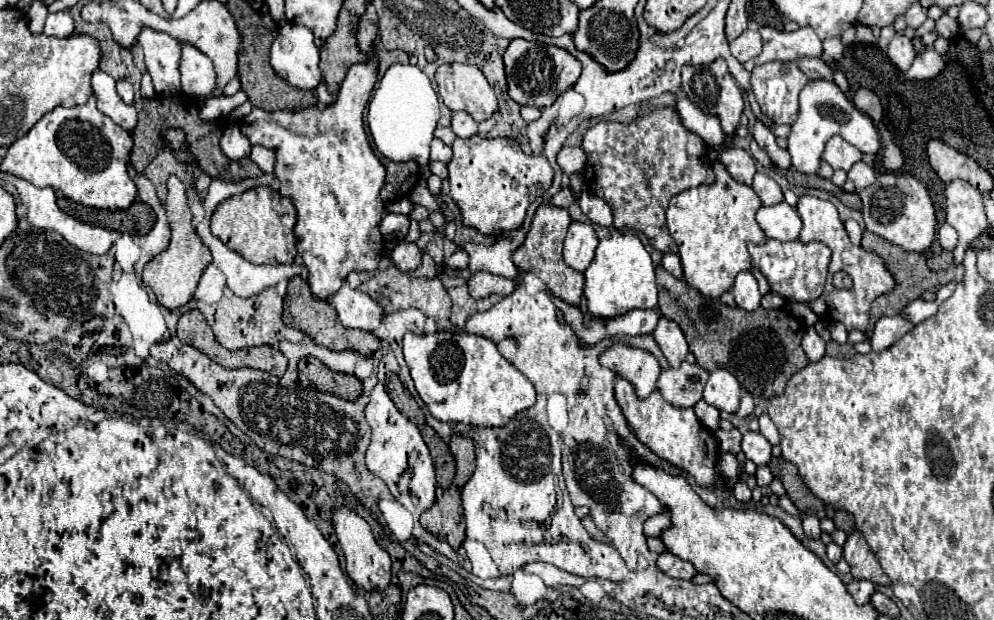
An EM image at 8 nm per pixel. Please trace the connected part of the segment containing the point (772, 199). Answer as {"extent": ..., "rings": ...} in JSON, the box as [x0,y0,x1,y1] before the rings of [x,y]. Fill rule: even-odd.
{"extent":[752,174,782,206],"rings":[[[756,174],[754,182],[752,182],[752,190],[760,196],[762,206],[774,206],[778,202],[782,202],[782,190],[780,186],[766,174]]]}

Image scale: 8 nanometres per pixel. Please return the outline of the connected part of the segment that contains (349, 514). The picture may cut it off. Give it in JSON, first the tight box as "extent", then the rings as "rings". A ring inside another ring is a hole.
{"extent":[332,508,392,590],"rings":[[[338,508],[332,512],[332,526],[338,536],[338,544],[346,556],[346,572],[356,582],[356,586],[362,586],[364,590],[384,590],[390,582],[392,560],[388,552],[376,544],[374,534],[366,520],[348,508]]]}

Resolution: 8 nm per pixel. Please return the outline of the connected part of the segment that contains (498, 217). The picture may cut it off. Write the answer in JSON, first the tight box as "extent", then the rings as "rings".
{"extent":[448,136,552,234],"rings":[[[480,136],[472,138],[456,138],[454,140],[454,156],[448,164],[450,172],[450,194],[454,202],[462,210],[462,218],[466,226],[474,226],[482,234],[500,234],[502,230],[518,228],[526,216],[526,208],[530,202],[534,202],[538,196],[542,196],[552,182],[552,168],[548,160],[540,156],[526,156],[516,140],[510,138],[494,138],[486,140]]]}

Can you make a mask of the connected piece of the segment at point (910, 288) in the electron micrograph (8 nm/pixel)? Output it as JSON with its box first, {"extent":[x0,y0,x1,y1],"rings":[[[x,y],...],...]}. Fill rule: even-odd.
{"extent":[860,230,964,324],"rings":[[[868,230],[864,232],[860,244],[862,244],[864,250],[876,252],[876,254],[886,262],[888,270],[896,276],[896,282],[898,282],[892,292],[884,294],[884,296],[880,296],[880,298],[876,298],[876,300],[872,302],[872,310],[870,310],[870,322],[872,322],[872,324],[874,324],[880,316],[896,316],[896,314],[900,314],[912,300],[922,300],[922,294],[924,294],[924,292],[938,292],[940,286],[944,286],[944,284],[948,284],[948,282],[952,282],[952,280],[954,280],[954,282],[960,282],[960,280],[964,278],[964,266],[962,266],[962,264],[954,266],[954,270],[934,272],[934,270],[930,270],[930,268],[926,266],[924,254],[908,254],[908,252],[904,252],[900,246],[896,246],[896,244],[892,244],[892,242],[884,240],[884,238],[876,236],[876,234],[872,234],[872,232],[868,232]]]}

